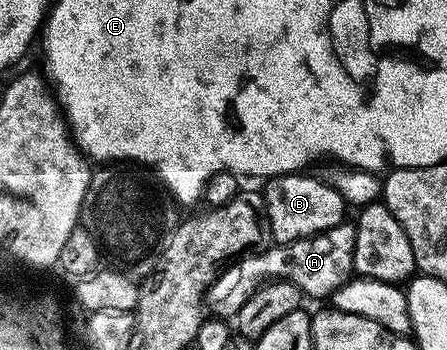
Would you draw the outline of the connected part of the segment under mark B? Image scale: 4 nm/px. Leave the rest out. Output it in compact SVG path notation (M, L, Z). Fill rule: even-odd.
M306 172L280 174L265 183L266 191L262 194L262 202L266 205L264 222L268 227L269 237L271 234L275 243L310 238L347 221L348 203L340 196L340 192L323 182L321 177L309 178L308 175Z

